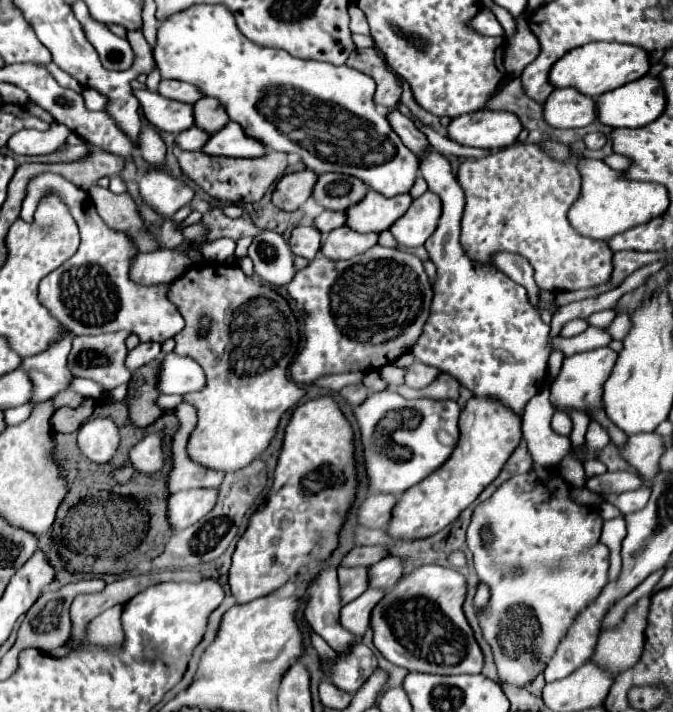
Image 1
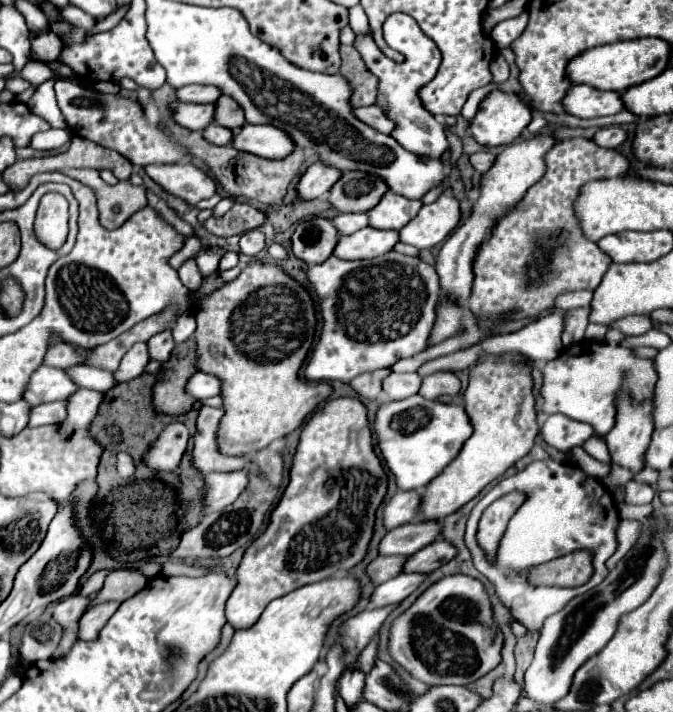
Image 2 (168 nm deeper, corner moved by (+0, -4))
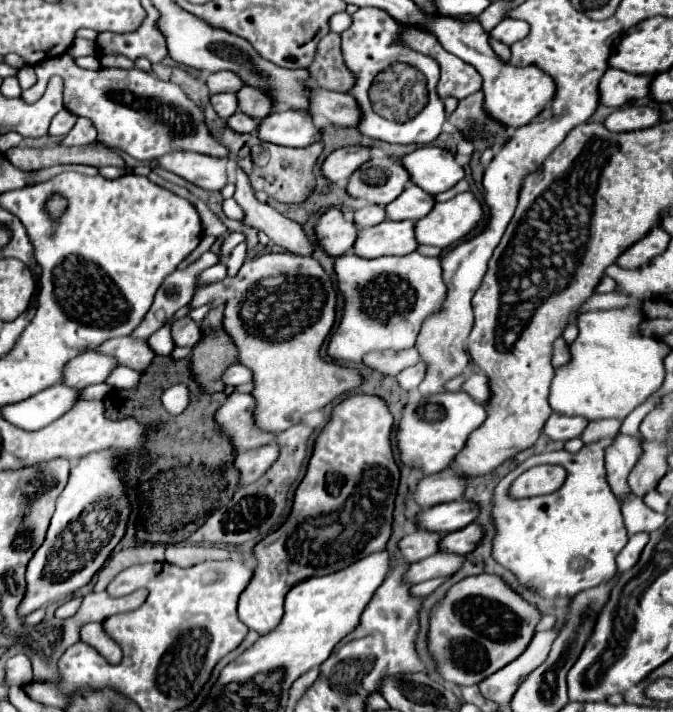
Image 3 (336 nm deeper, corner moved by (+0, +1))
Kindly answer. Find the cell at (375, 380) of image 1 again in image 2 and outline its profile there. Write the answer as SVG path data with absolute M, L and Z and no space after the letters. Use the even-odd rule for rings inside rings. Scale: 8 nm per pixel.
M392 373L388 379L384 379L384 393L390 401L400 401L418 393L420 383L422 379L418 373Z

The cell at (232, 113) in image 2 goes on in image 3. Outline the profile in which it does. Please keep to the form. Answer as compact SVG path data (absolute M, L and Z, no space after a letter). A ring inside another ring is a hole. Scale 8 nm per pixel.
M244 86L244 88L240 88L236 92L236 98L240 102L240 110L238 112L244 112L250 118L256 118L256 122L260 122L264 116L268 116L272 112L270 98L258 88Z

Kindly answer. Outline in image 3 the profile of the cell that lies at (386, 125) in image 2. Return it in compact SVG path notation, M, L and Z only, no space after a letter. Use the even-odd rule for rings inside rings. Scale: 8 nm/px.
M310 88L310 110L312 114L322 114L336 126L356 128L360 124L360 106L350 94L330 92L324 88Z

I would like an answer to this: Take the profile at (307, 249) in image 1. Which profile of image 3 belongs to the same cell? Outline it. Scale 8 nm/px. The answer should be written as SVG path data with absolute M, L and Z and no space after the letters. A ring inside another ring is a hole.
M330 208L316 222L314 236L316 236L316 244L328 256L340 256L354 244L356 226L354 226L354 222L344 220L344 216L338 208Z

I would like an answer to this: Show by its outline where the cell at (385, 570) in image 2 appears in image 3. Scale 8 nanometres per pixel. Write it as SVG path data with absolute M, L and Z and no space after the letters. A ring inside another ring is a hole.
M416 530L416 532L404 536L398 542L400 556L408 564L418 562L422 558L428 558L428 556L438 552L438 540L440 538L442 538L442 534L432 534L432 532L426 532L426 530Z

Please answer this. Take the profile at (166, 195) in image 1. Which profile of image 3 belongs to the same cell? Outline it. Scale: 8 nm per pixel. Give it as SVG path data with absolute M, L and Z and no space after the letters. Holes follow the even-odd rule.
M172 152L160 156L158 166L210 192L222 190L228 182L226 158L212 158L196 152Z

